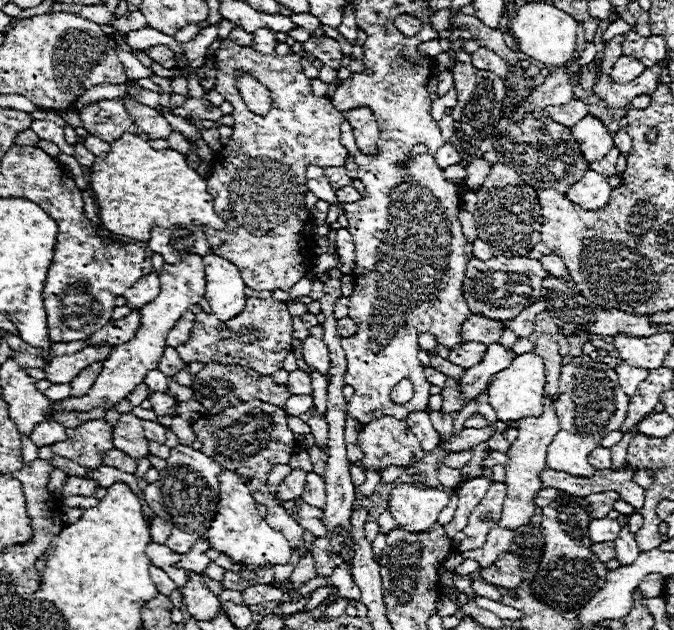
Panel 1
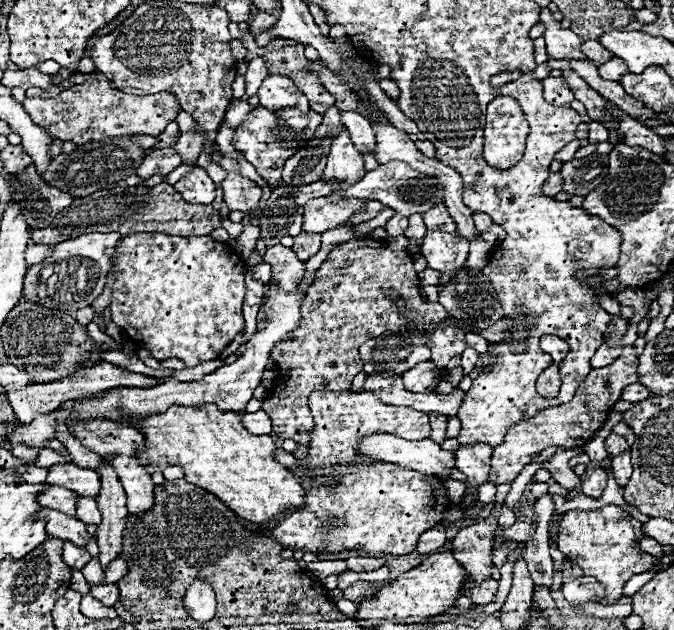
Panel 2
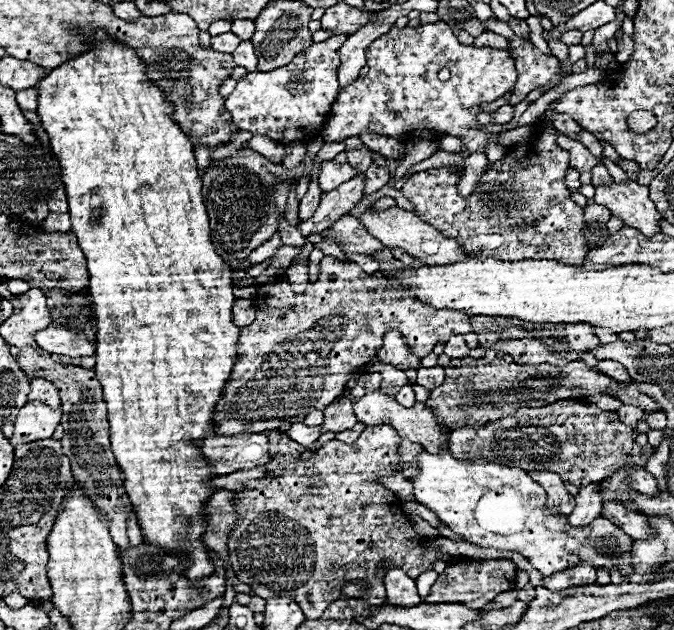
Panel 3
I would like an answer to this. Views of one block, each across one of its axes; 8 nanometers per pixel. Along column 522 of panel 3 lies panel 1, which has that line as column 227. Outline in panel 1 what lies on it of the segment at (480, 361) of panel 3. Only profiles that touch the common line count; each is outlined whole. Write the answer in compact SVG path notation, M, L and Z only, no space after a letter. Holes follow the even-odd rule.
M208 364L208 366L204 366L196 374L196 378L192 382L192 390L194 390L194 398L206 408L208 414L220 414L224 408L238 406L252 398L284 408L286 400L292 396L284 384L282 386L274 384L272 376L262 376L256 370L252 370L248 366L240 366L240 364L226 364L226 366L224 364Z

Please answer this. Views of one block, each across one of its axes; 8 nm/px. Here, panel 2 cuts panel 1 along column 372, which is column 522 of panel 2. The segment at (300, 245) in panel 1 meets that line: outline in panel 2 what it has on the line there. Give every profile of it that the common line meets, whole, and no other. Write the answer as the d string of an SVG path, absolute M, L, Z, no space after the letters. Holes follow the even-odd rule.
M494 98L488 104L484 128L484 160L492 168L510 168L524 154L528 122L514 98Z

